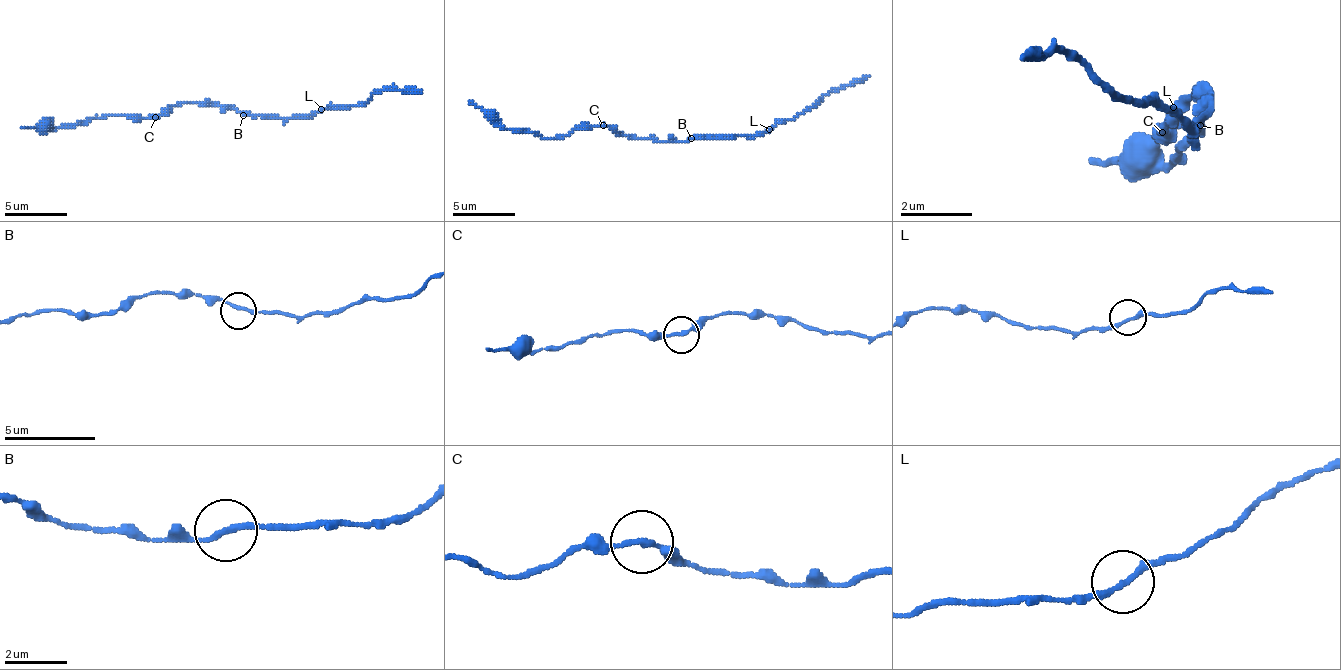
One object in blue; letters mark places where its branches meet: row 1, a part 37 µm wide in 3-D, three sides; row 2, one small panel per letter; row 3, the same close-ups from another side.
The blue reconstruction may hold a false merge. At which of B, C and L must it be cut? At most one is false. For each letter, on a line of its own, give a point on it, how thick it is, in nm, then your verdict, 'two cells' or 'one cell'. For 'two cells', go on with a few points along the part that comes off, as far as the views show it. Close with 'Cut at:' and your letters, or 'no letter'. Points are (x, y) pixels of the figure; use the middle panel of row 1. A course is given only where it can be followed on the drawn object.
B: at (691, 138); 170 nm thick; one cell
C: at (603, 125); 170 nm thick; one cell
L: at (769, 129); 190 nm thick; one cell
Cut at: no letter

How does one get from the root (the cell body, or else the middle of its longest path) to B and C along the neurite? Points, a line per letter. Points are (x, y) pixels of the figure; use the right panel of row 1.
B: (1209, 107), (1209, 116), (1200, 125)
C: (1209, 107), (1209, 98), (1200, 89), (1164, 125), (1164, 134)

